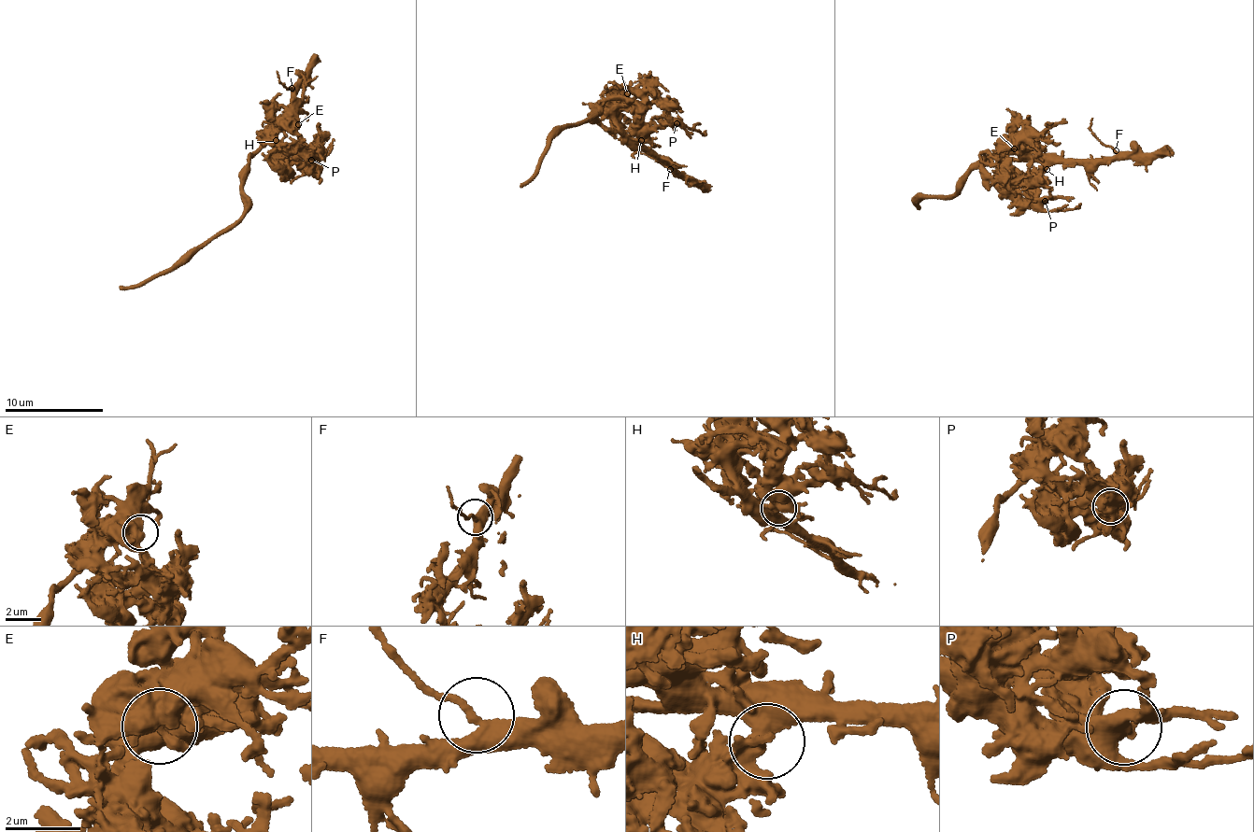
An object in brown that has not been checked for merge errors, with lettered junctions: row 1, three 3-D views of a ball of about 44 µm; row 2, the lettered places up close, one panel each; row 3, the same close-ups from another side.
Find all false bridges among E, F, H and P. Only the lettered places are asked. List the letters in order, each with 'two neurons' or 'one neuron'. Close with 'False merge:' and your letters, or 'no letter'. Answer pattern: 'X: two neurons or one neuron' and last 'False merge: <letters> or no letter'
E: one neuron
F: one neuron
H: one neuron
P: one neuron
False merge: no letter

